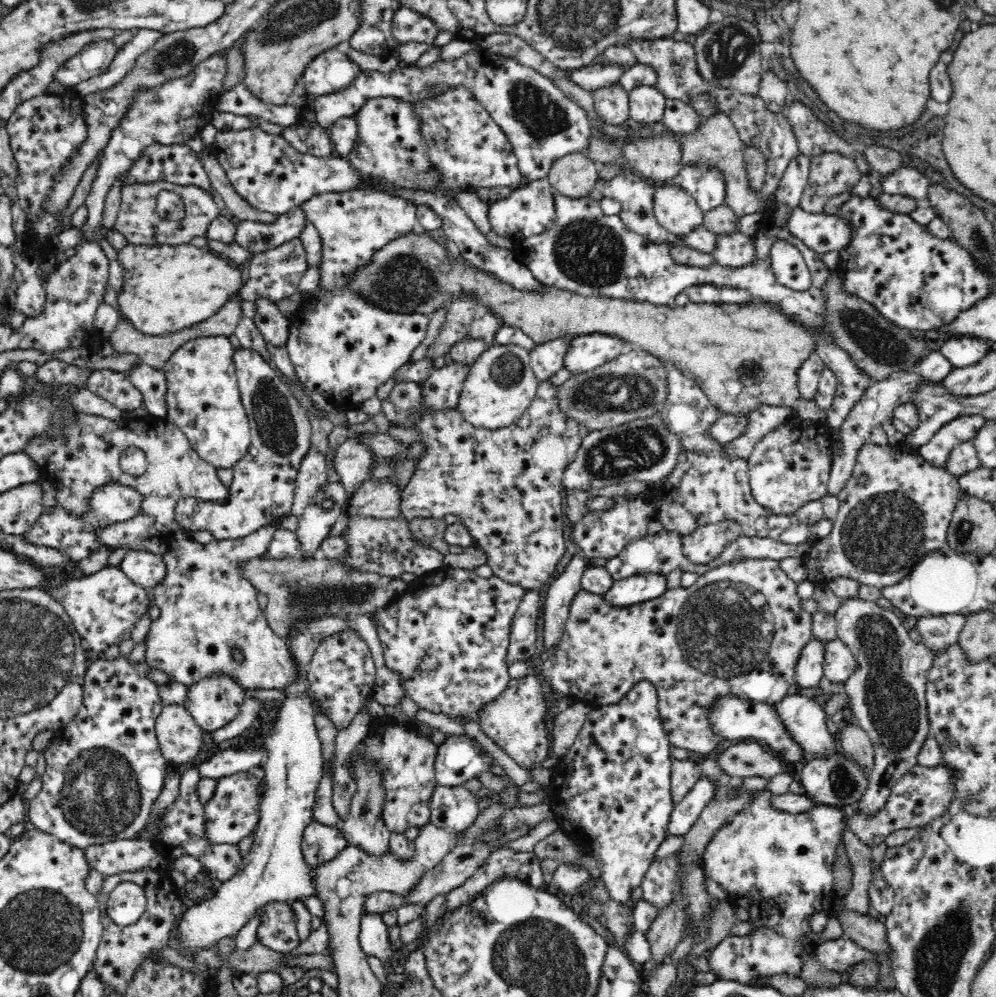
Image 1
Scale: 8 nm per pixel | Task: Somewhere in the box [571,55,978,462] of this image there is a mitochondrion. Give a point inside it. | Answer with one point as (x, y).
(881, 343)

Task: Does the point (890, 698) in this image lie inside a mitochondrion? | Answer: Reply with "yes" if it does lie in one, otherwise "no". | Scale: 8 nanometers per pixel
yes

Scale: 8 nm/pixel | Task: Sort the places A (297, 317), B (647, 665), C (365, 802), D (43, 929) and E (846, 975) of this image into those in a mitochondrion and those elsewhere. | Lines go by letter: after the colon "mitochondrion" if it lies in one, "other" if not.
A: other
B: other
C: mitochondrion
D: mitochondrion
E: other

